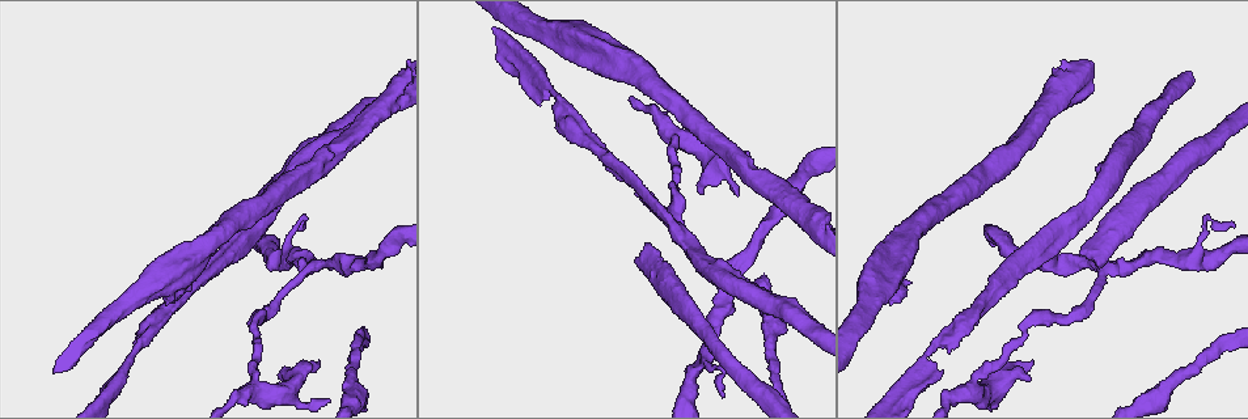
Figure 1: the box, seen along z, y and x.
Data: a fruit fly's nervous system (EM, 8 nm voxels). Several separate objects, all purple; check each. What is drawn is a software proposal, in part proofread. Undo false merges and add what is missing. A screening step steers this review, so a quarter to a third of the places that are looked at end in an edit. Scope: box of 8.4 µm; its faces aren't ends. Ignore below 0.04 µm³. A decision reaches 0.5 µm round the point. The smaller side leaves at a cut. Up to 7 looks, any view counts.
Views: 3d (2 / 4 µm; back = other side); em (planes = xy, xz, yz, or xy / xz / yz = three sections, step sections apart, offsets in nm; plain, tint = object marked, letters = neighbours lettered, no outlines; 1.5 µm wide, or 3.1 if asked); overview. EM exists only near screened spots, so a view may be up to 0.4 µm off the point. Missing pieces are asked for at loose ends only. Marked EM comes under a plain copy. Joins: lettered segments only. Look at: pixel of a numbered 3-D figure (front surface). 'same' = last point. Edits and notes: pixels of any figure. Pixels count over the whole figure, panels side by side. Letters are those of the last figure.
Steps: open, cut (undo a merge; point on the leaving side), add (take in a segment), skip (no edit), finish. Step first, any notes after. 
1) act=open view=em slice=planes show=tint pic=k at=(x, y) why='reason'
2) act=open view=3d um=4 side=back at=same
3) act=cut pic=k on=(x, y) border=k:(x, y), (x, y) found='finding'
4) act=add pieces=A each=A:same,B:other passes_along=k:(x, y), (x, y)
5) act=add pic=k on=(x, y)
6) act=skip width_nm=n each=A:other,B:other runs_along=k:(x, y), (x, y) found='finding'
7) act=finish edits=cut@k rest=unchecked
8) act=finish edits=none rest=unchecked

act=open view=3d um=2 pic=1 at=(1168, 388) why='thick turns thin'

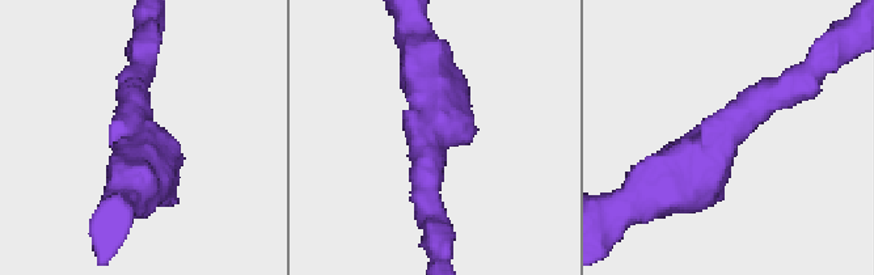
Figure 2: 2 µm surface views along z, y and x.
act=open view=em slice=planes show=letters pic=2 at=(133, 131) arm_widths_nm=220,340 why='shape alone is not enough'

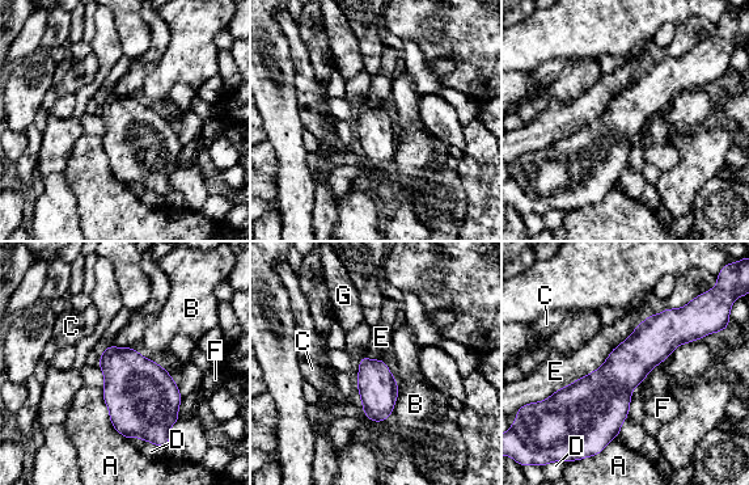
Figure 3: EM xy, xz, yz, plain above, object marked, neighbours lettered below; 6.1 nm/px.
act=skip width_nm=200 each=A:other,B:other,C:other,D:other,E:other,F:other,G:other found='one neuron here'

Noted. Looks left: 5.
act=open view=3d um=4 pic=1 at=(674, 138) why='three arms meet'

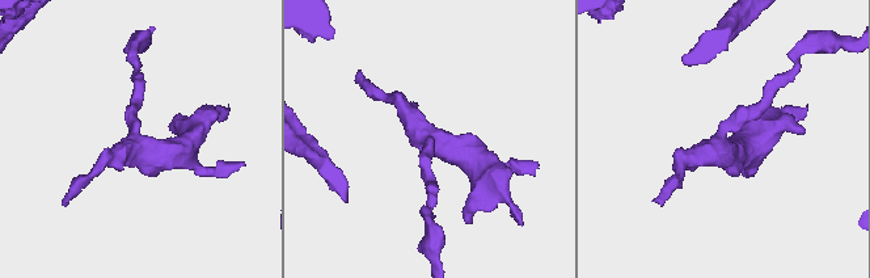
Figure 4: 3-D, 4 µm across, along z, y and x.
act=open view=em slice=xz step=4 show=tint pic=4 at=(431, 139) arms=3 arm_widths_nm=180,200,440

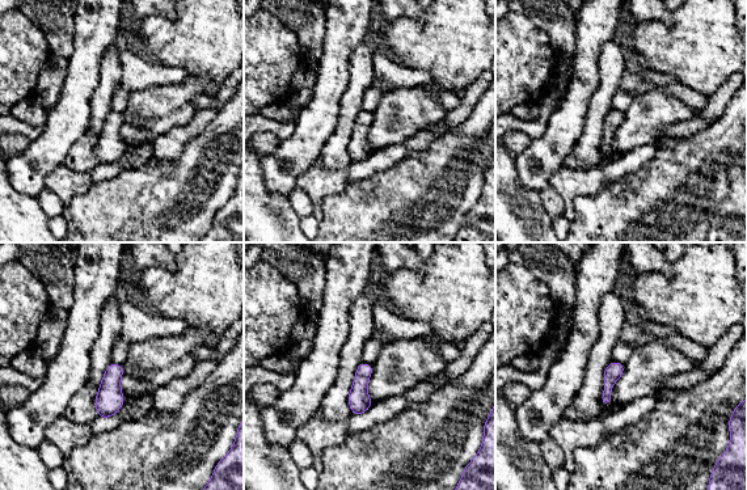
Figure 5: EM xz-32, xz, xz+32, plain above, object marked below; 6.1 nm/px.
act=open view=em slice=planes show=letters at=same

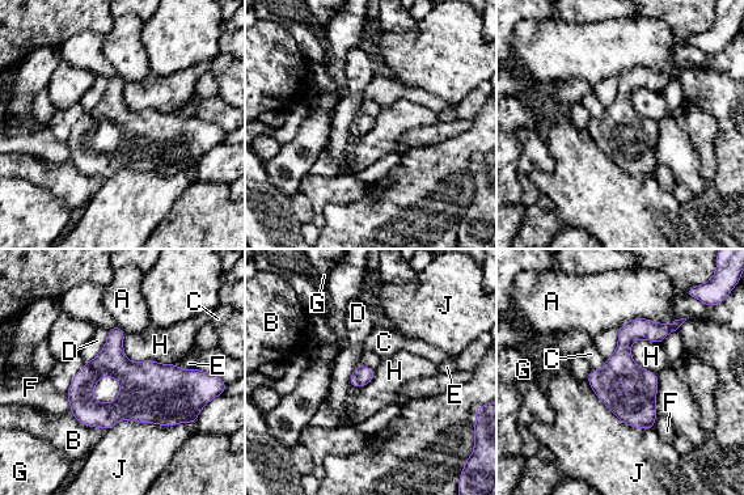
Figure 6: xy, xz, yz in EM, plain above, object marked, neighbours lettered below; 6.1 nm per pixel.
act=skip each=A:other,B:other,C:other,D:other,E:other,F:other,G:other,H:other,J:other border=6:(123, 335), (129, 360), (176, 364) found='all the same neuron'

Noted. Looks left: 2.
act=open view=3d um=4 pic=1 at=(942, 370) why='free end'

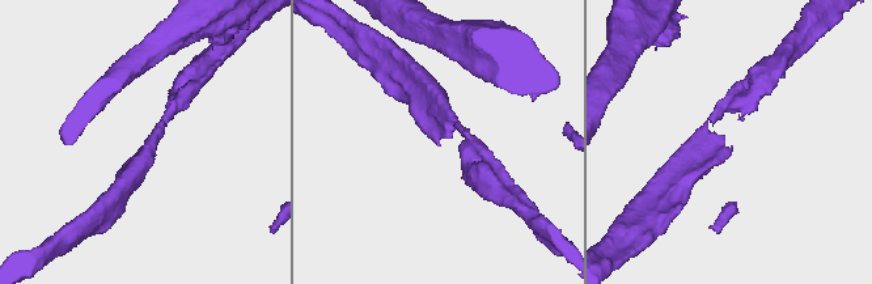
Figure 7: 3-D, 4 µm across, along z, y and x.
act=open view=em slice=planes show=letters pic=7 at=(731, 150) why='shape alone is not enough'

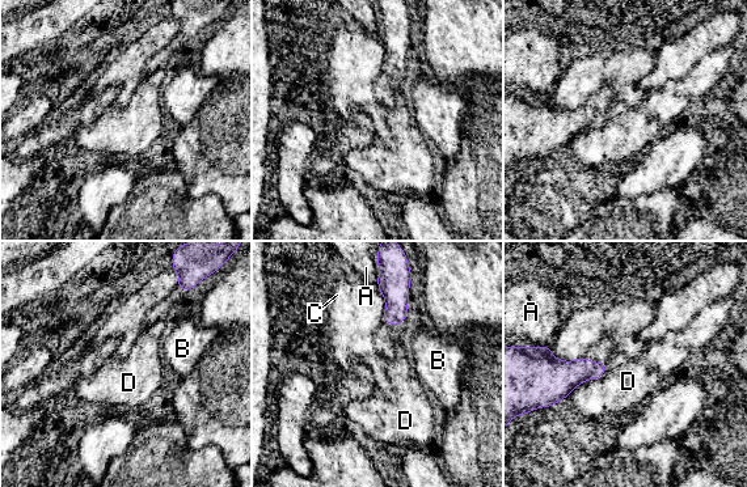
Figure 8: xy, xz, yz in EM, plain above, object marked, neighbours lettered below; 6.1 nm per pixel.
act=skip longest_contact=D:300nm each=A:other,B:other,C:other,D:other found='none of them fits'

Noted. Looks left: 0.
act=finish edits=none rest=unchecked

